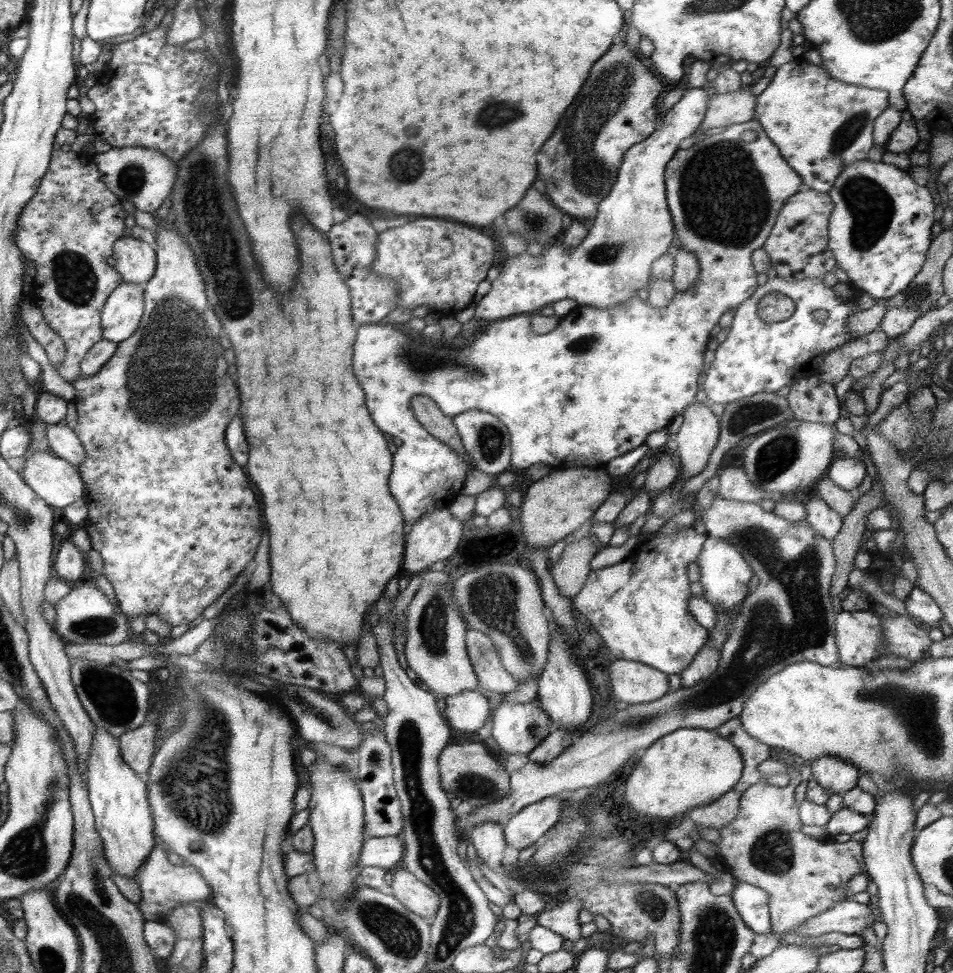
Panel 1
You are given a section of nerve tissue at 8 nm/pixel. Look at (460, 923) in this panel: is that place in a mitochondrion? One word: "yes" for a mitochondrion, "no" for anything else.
yes

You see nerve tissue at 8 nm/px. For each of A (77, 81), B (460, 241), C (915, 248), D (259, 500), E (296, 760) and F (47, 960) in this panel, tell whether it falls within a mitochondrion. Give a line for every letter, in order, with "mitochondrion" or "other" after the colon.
A: other
B: other
C: other
D: other
E: other
F: mitochondrion

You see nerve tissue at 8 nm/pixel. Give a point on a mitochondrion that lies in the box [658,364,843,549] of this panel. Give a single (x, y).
(778, 454)

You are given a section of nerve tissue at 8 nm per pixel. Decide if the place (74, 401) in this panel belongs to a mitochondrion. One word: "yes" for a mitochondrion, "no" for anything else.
no

